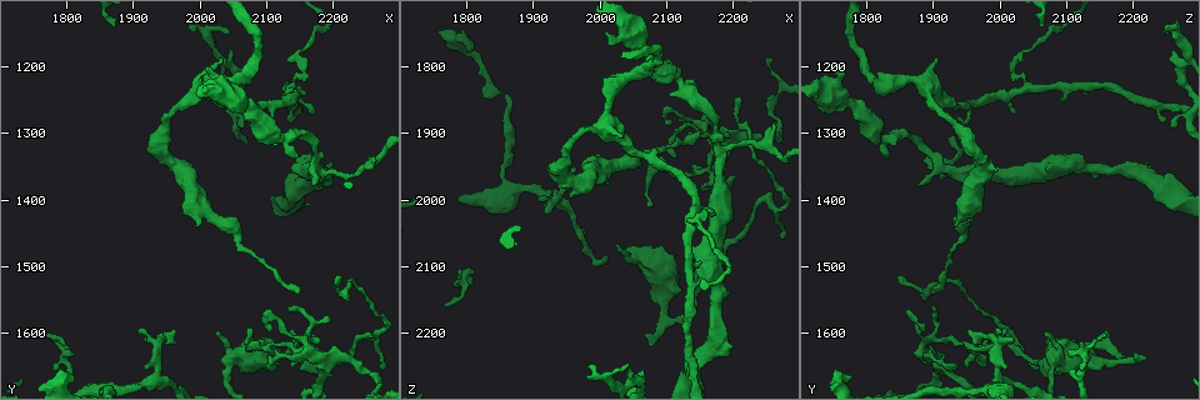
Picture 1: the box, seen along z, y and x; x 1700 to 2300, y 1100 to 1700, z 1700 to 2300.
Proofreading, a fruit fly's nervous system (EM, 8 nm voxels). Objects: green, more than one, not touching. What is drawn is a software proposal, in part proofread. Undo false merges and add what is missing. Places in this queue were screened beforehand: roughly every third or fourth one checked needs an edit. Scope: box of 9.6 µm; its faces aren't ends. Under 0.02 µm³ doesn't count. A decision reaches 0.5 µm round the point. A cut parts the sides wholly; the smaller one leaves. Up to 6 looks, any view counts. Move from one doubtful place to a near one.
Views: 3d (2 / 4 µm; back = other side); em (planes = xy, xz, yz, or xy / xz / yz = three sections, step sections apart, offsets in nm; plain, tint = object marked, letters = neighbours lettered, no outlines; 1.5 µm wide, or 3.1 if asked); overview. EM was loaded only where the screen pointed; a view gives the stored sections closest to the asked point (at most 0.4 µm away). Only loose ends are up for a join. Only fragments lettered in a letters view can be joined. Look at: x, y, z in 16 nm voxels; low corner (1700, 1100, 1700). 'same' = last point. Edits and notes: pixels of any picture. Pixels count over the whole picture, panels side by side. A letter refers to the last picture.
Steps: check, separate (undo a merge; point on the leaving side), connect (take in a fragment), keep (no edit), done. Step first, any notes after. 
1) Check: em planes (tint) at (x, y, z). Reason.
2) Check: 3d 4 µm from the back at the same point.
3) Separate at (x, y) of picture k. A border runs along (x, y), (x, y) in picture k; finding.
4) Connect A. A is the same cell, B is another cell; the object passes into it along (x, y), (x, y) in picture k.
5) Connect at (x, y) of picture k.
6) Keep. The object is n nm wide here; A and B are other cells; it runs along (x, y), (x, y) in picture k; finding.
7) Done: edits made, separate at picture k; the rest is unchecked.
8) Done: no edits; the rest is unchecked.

Check: 3d 4 µm at (2005, 1200, 1750). An open end.

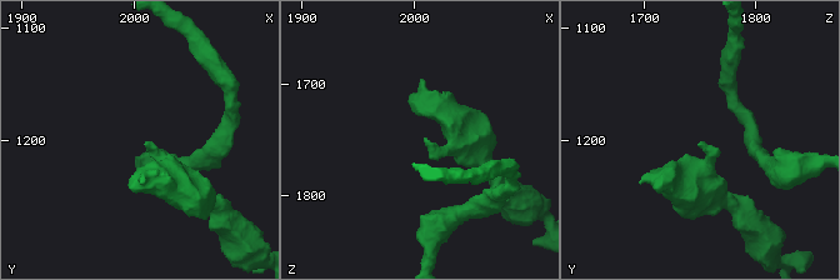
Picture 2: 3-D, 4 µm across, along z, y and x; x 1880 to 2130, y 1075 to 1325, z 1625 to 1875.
Check: em planes (plain) at (2008, 1206, 1748). Need the tissue.

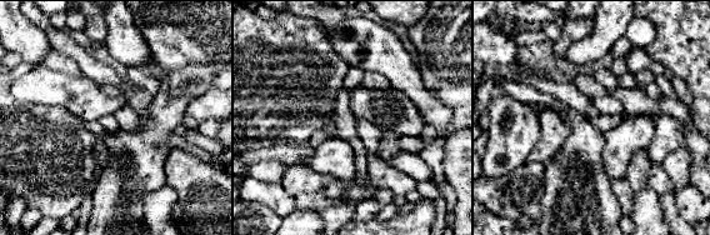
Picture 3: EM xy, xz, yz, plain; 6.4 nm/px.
Check: em planes (letters) at the same point. What lies round it.

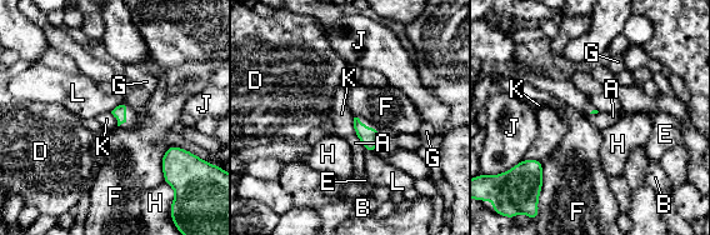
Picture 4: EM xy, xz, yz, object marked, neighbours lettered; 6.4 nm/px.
Keep. A, B, D, E, F, G, H, J, K and L are other cells; a border runs along (353, 118), (355, 134) in picture 4; no lettered fragment goes on from it.

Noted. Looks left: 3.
Check: 3d 4 µm at (2210, 1640, 2050). Thick turns thin.

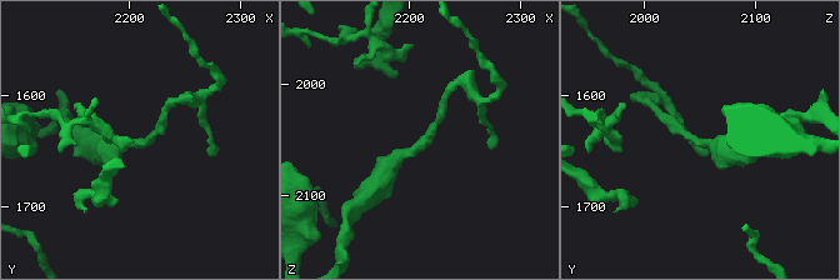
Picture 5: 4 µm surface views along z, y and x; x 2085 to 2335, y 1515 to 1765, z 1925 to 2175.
Check: em xz step 4 (letters) at (2210, 1642, 2052).

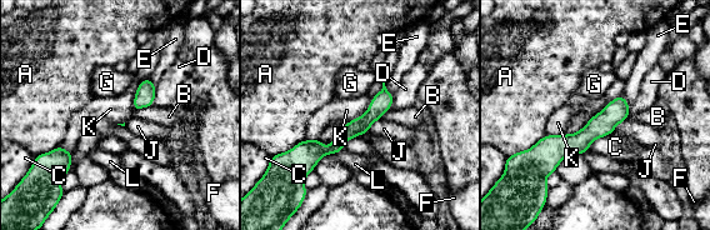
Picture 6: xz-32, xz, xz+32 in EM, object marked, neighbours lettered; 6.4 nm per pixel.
Keep. A, B, C, D, E, F, G, J, K and L are other cells; a border runs along (371, 98), (361, 115), (346, 121) in picture 6; continuous, no second neuron.

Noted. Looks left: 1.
Done: no edits; the rest is unchecked.

